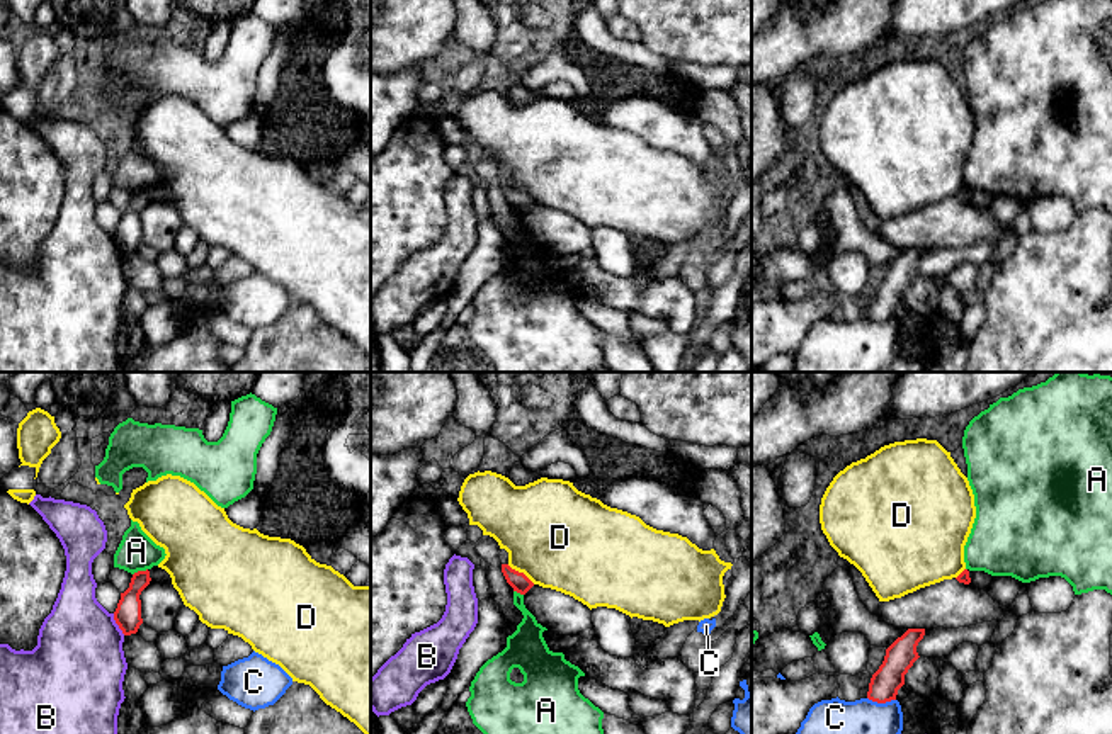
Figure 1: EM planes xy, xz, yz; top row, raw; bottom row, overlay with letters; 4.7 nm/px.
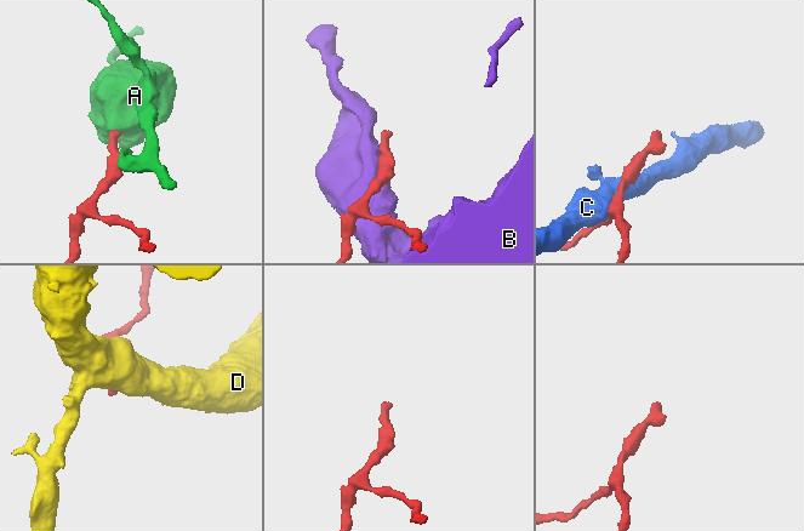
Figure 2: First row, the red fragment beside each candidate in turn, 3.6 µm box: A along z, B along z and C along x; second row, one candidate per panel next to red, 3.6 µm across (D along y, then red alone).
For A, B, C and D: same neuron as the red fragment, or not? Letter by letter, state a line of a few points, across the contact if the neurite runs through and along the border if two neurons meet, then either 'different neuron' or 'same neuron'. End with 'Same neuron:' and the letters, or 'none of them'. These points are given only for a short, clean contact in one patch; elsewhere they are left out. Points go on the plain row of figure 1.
A: line xy (147, 187), (133, 194); different neuron
B: different neuron
C: different neuron
D: different neuron
Same neuron: none of them

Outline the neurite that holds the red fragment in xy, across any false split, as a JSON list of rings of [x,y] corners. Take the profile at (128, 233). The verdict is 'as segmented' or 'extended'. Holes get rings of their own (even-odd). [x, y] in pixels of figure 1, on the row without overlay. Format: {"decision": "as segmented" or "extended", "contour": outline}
{"decision": "as segmented", "contour": [[[148,189],[138,190],[133,194],[129,207],[121,212],[121,219],[114,231],[114,240],[124,255],[136,253],[143,243],[139,214],[150,204],[150,200],[151,197]]]}

